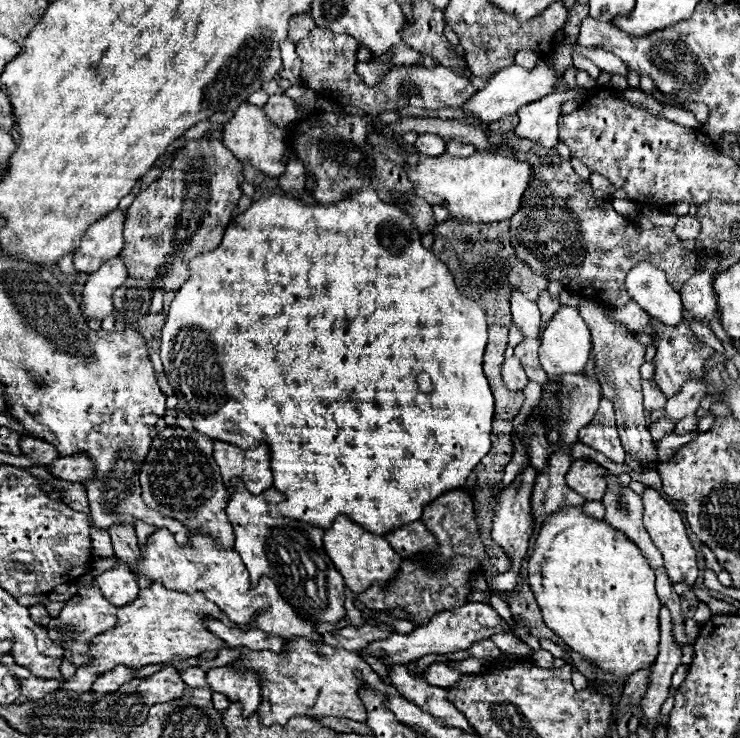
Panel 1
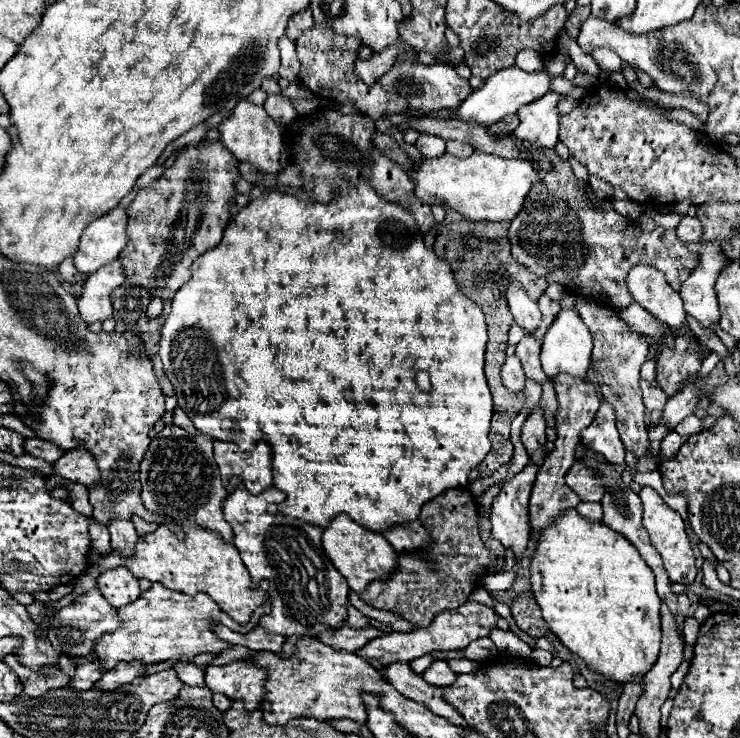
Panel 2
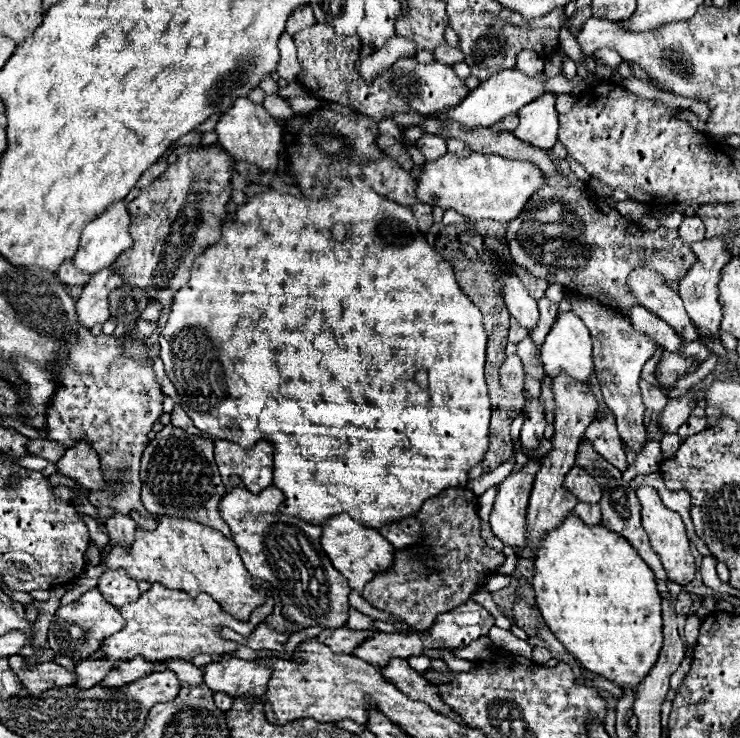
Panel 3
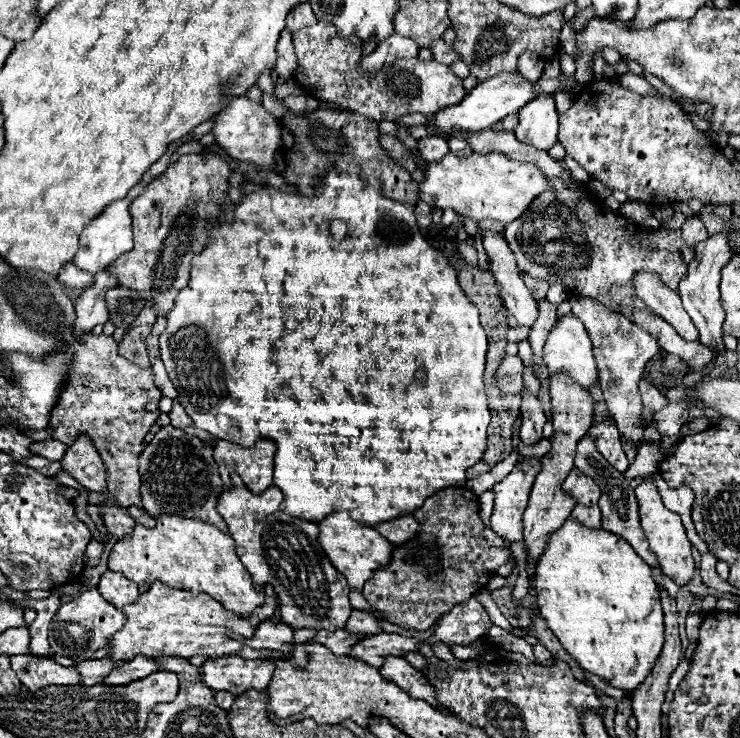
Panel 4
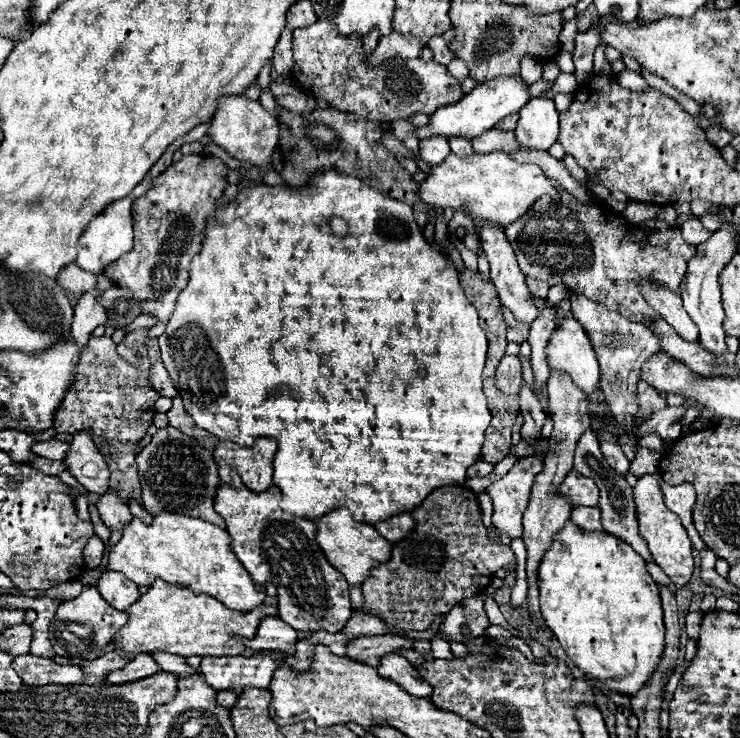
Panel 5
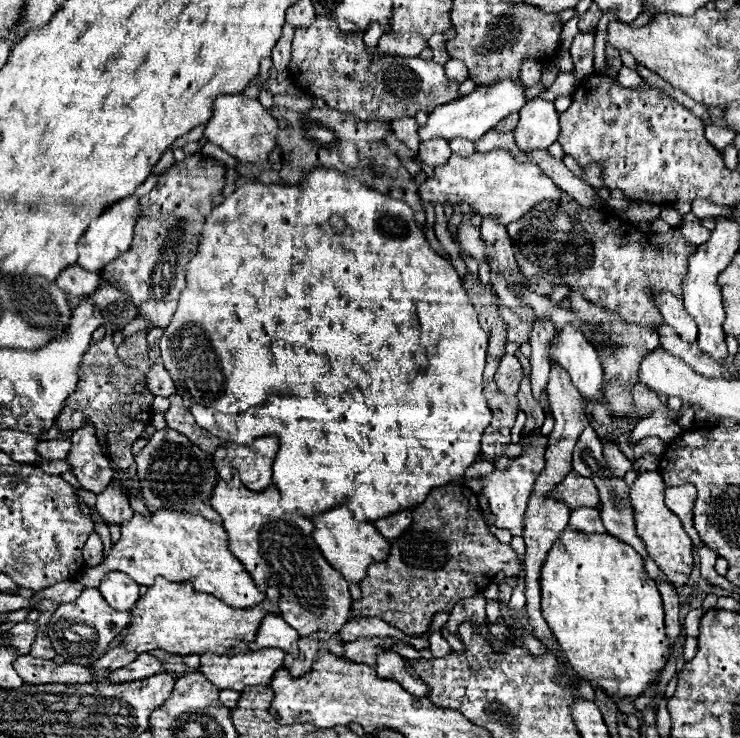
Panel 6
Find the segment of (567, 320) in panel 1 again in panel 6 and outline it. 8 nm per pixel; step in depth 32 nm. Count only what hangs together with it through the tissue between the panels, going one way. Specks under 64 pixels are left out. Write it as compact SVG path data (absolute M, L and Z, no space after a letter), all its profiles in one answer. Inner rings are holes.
M566 326L550 348L550 360L568 370L574 386L586 400L600 400L604 396L602 364L596 348L580 334L578 328Z

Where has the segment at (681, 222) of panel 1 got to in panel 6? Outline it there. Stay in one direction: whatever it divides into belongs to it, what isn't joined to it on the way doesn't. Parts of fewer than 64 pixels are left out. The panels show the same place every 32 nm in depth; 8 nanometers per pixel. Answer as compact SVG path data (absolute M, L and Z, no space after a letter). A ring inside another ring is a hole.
M684 222L680 230L682 230L682 236L686 238L686 242L690 242L694 246L700 246L710 240L710 230L704 228L700 222Z

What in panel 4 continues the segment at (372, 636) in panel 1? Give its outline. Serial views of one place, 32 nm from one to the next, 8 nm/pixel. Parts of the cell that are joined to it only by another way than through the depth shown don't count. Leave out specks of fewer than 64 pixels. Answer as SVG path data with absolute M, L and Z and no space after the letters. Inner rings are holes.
M320 630L314 638L312 638L312 642L320 642L320 644L324 644L324 646L328 646L334 654L348 654L348 648L352 646L352 644L356 644L358 640L360 640L362 636L352 636L352 634L348 634L346 630L336 630L334 634L332 632L324 632L324 630Z

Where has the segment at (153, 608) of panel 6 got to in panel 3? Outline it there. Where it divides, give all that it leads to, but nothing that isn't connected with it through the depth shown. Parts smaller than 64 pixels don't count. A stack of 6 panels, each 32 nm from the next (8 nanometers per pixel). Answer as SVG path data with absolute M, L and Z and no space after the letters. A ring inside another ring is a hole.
M154 582L152 588L144 594L140 594L140 598L132 604L126 604L124 608L120 608L120 614L126 618L126 626L108 636L100 650L104 652L104 658L114 666L120 660L132 660L134 656L142 656L146 660L158 662L158 660L168 660L168 658L182 658L182 660L190 660L198 654L210 654L214 658L228 654L228 652L236 652L238 646L232 646L230 640L224 640L220 636L222 628L232 628L234 632L242 634L242 636L250 636L252 630L274 610L274 598L272 592L268 588L266 592L266 602L262 606L258 606L252 616L242 622L232 618L232 614L224 612L220 608L220 604L216 604L216 600L212 600L208 594L198 594L198 596L190 596L188 592L182 590L172 590L162 586L160 582Z

